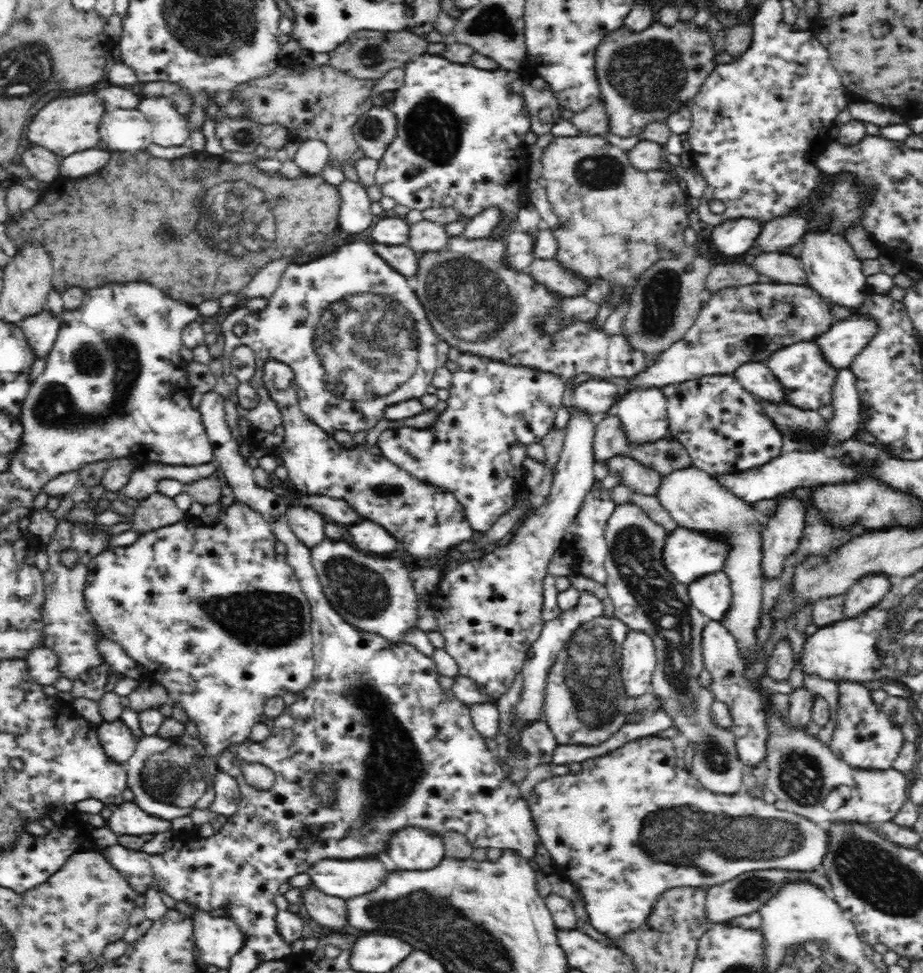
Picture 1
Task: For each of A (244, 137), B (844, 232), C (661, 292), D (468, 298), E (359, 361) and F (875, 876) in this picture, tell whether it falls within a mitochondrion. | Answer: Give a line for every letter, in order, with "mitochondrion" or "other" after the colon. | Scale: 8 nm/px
A: mitochondrion
B: other
C: mitochondrion
D: mitochondrion
E: mitochondrion
F: mitochondrion

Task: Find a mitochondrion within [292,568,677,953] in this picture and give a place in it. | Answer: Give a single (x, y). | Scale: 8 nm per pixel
(393, 769)

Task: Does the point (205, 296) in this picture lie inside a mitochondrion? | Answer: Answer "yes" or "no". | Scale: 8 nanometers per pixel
no

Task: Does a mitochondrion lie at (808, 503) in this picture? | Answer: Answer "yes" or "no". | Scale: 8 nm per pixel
no

